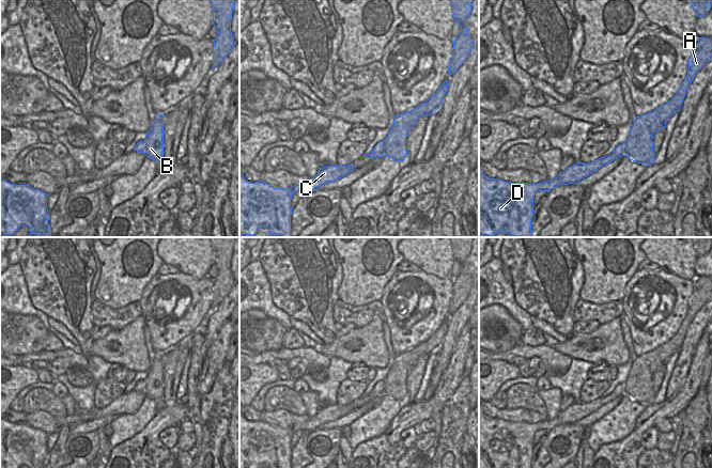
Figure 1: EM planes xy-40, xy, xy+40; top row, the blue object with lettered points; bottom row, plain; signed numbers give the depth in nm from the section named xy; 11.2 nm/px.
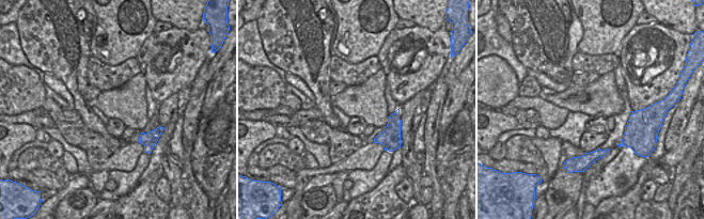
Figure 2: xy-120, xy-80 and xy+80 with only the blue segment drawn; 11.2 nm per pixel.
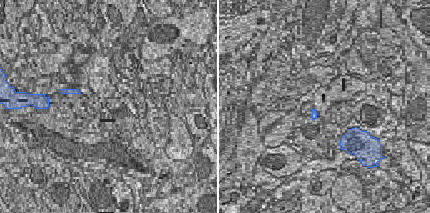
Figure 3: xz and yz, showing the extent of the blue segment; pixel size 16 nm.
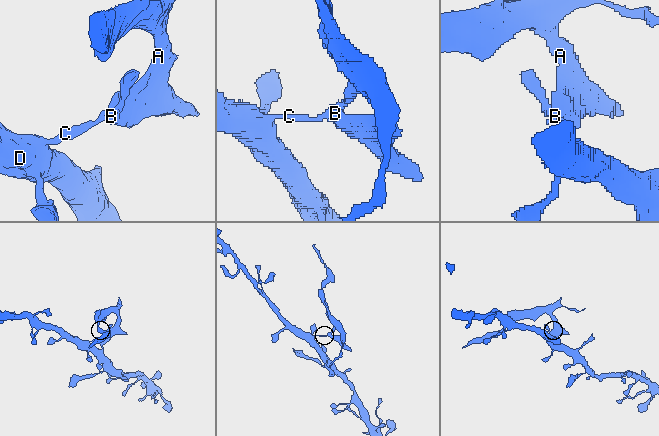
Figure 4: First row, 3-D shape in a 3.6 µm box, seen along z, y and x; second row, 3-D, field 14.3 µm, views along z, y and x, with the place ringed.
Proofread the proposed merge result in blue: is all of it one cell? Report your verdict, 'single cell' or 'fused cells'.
fused cells

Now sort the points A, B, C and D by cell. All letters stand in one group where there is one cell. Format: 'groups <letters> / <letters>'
groups A B C / D

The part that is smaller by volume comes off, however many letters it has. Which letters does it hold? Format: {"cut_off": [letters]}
{"cut_off": ["A", "B", "C"]}

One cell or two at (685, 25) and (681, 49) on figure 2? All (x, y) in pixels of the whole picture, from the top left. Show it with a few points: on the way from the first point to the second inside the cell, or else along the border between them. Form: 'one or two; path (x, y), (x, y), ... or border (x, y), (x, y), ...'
two; border (659, 24), (691, 35)

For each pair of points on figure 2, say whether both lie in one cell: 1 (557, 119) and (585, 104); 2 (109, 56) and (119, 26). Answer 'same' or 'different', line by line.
1: different
2: same

